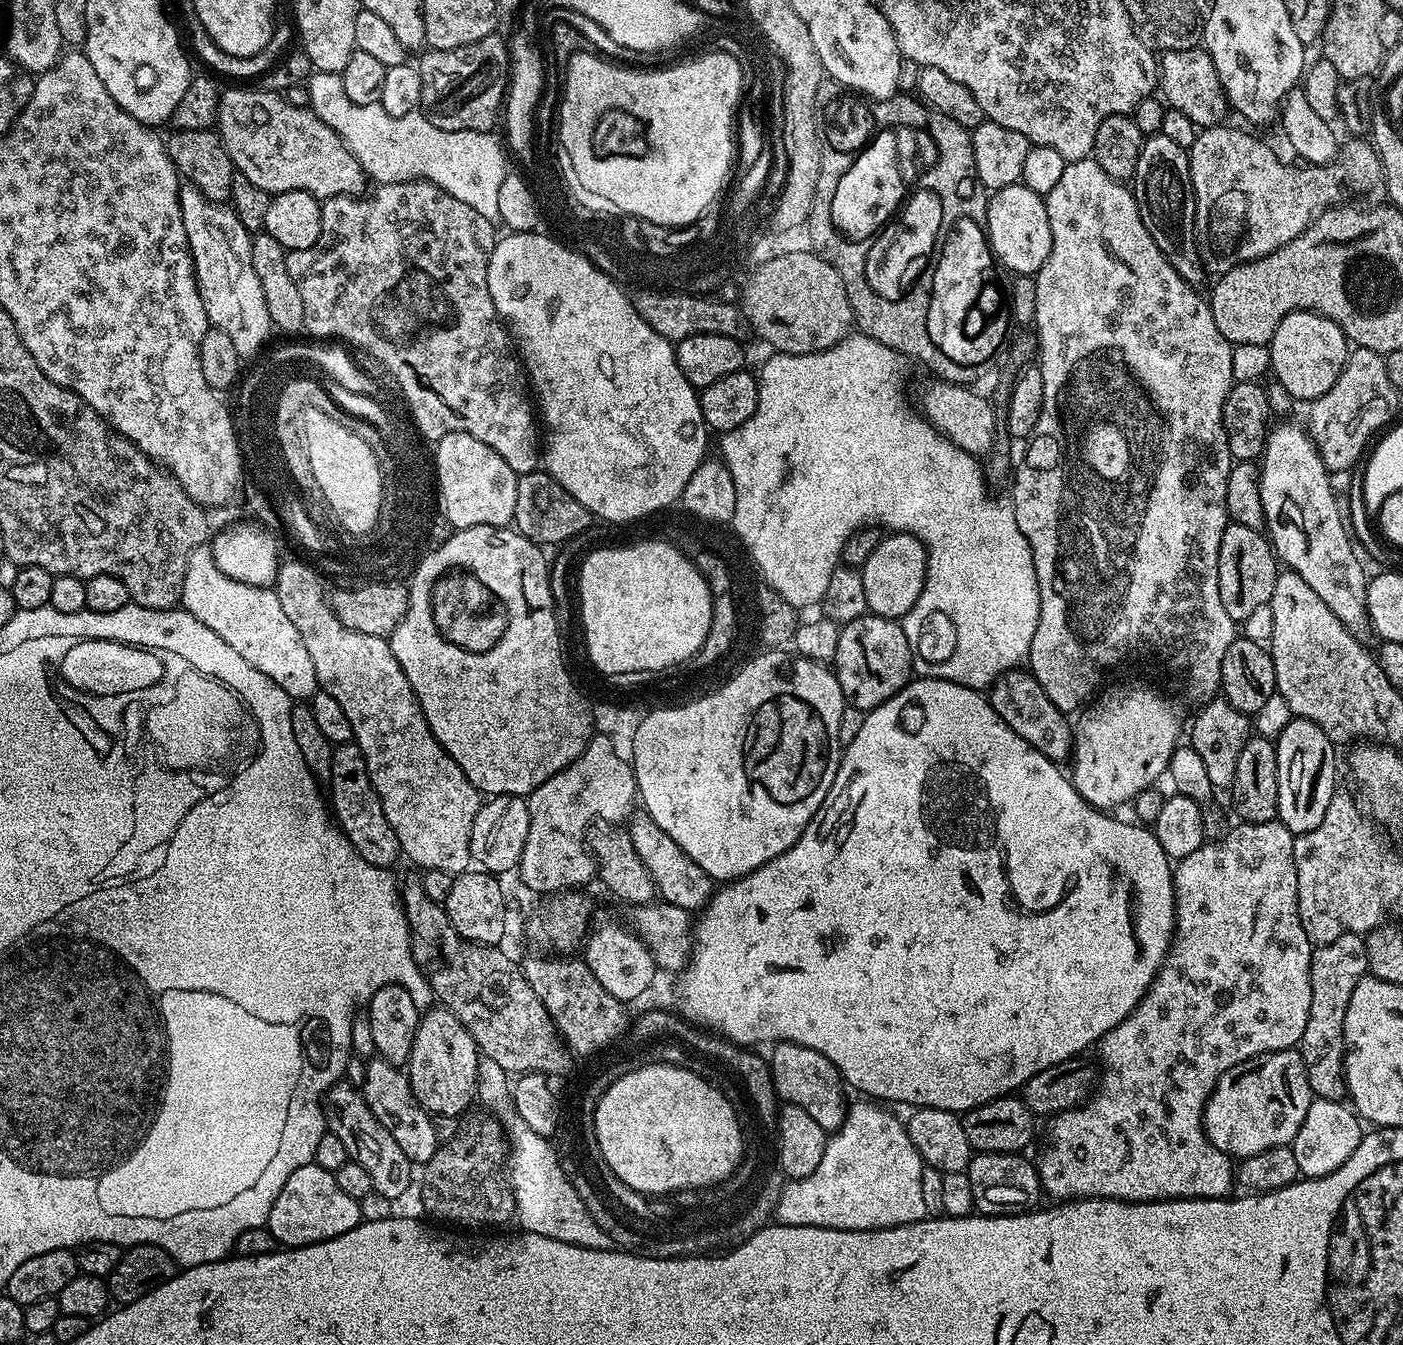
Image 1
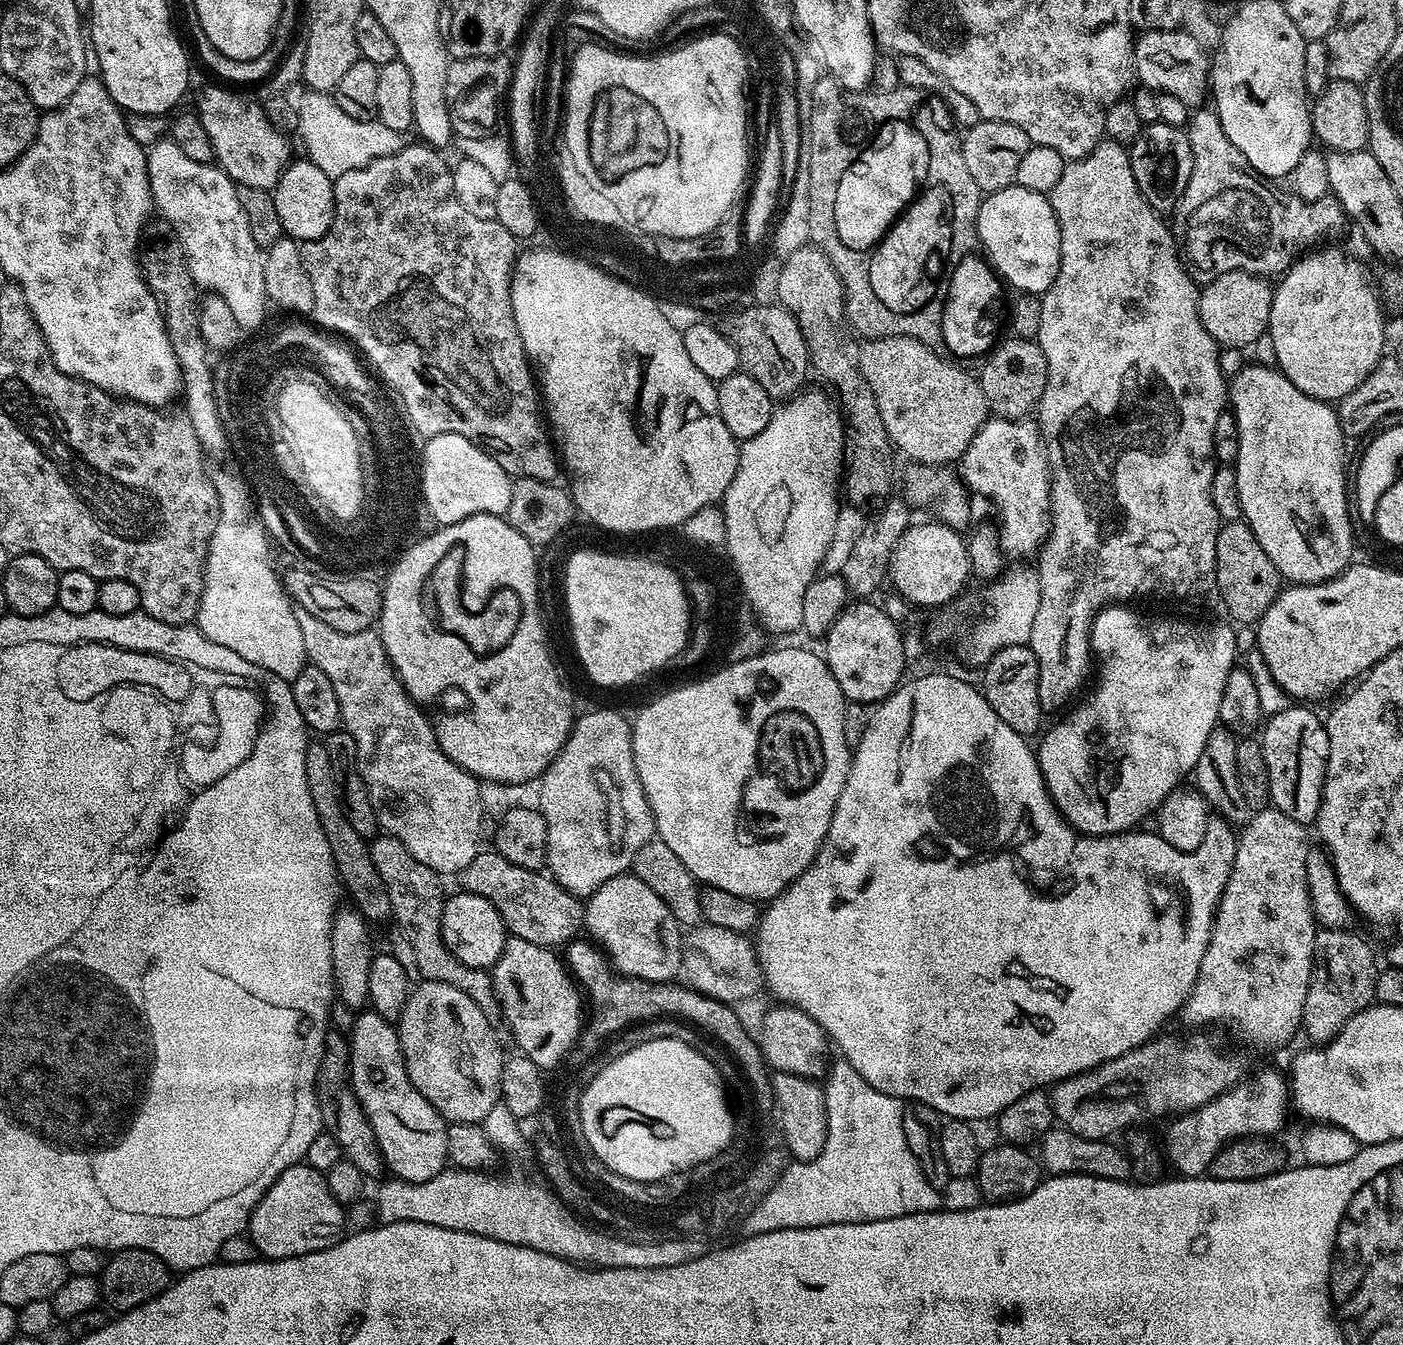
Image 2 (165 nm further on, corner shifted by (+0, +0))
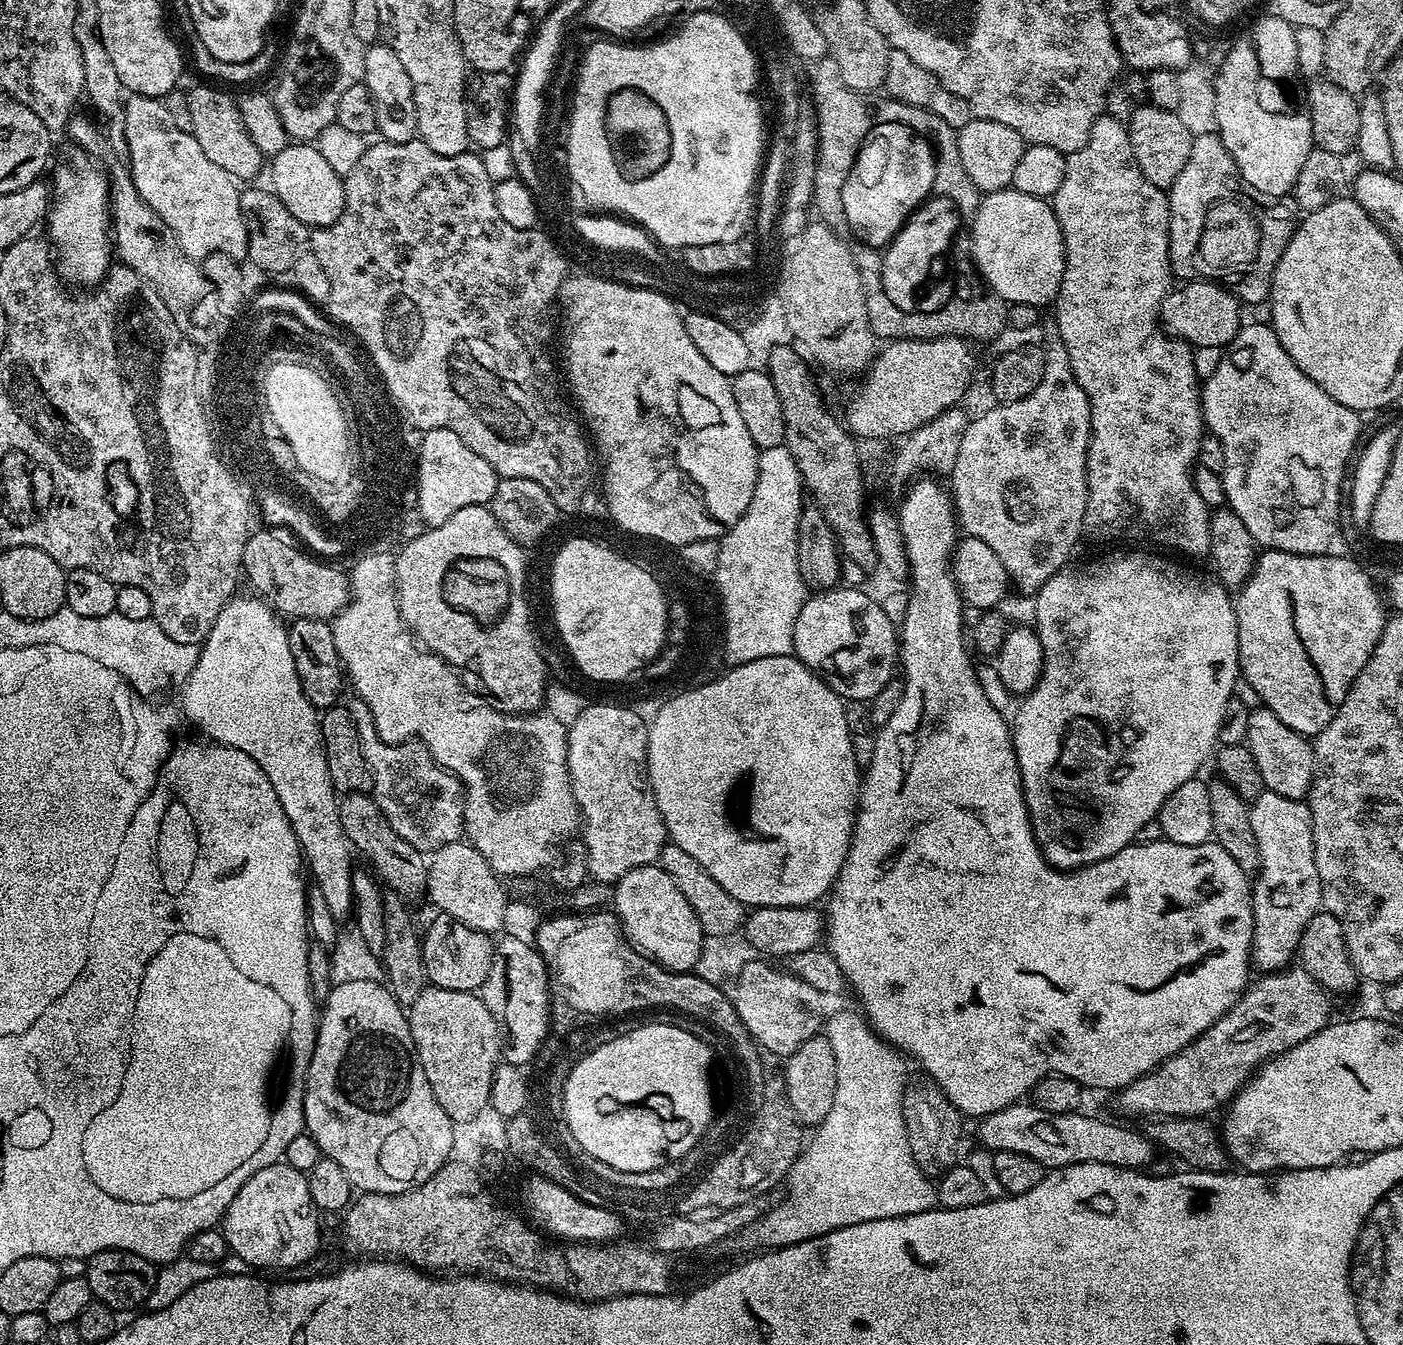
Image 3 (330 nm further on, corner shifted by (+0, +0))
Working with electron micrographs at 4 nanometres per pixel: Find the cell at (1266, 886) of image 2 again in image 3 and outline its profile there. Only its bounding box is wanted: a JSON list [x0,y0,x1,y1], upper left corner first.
[1250,790,1322,973]

